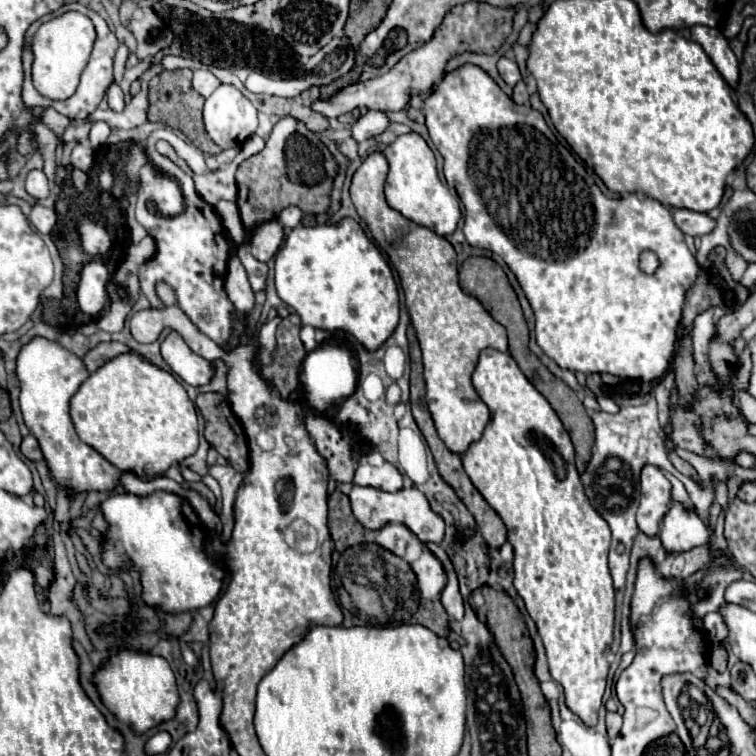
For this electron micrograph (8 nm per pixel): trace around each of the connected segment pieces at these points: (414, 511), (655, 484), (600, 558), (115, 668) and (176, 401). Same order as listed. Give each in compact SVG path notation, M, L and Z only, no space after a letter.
M352 486L348 498L350 498L352 512L354 512L356 520L368 530L380 530L382 526L386 526L390 522L398 522L398 524L404 524L406 528L410 528L424 544L428 544L428 542L438 544L444 538L442 518L438 518L438 514L434 514L430 510L426 496L418 488L402 488L402 490L390 494L390 492L382 492L382 490L376 490L376 488Z
M644 466L640 486L642 492L640 492L640 506L636 512L636 522L640 532L654 538L658 536L658 526L670 508L672 484L666 480L660 468Z
M486 348L472 374L472 384L482 402L488 406L492 418L482 434L482 440L474 442L464 454L464 470L508 528L508 542L514 548L514 588L524 600L530 618L536 622L546 648L550 676L564 688L566 706L578 714L586 726L594 726L606 688L606 654L614 632L614 588L608 572L610 528L590 506L582 490L582 482L574 466L574 446L568 432L546 398L530 386L514 358L506 352Z
M120 652L112 656L104 668L94 674L94 684L102 696L108 710L124 724L132 726L134 732L142 734L164 720L174 716L178 706L178 688L168 662L160 656L150 656L142 652Z
M136 352L120 354L90 374L70 400L70 418L82 442L92 446L122 472L130 472L138 478L162 476L174 462L182 462L198 448L198 418L184 386L172 374L142 362L142 356Z

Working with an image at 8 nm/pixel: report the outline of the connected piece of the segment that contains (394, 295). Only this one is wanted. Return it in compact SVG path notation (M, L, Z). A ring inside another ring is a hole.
M346 218L336 226L296 226L276 252L276 292L298 312L302 324L330 332L344 330L370 352L378 350L398 326L398 286L392 270L378 248L366 238L360 224L352 218Z

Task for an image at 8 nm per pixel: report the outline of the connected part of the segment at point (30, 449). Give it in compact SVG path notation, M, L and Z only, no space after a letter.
M32 434L22 440L20 452L22 452L28 460L42 460L42 450L40 450L40 446L38 446L38 440L36 440Z

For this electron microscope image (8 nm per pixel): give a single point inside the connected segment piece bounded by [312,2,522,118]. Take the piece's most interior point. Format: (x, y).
(478, 27)

